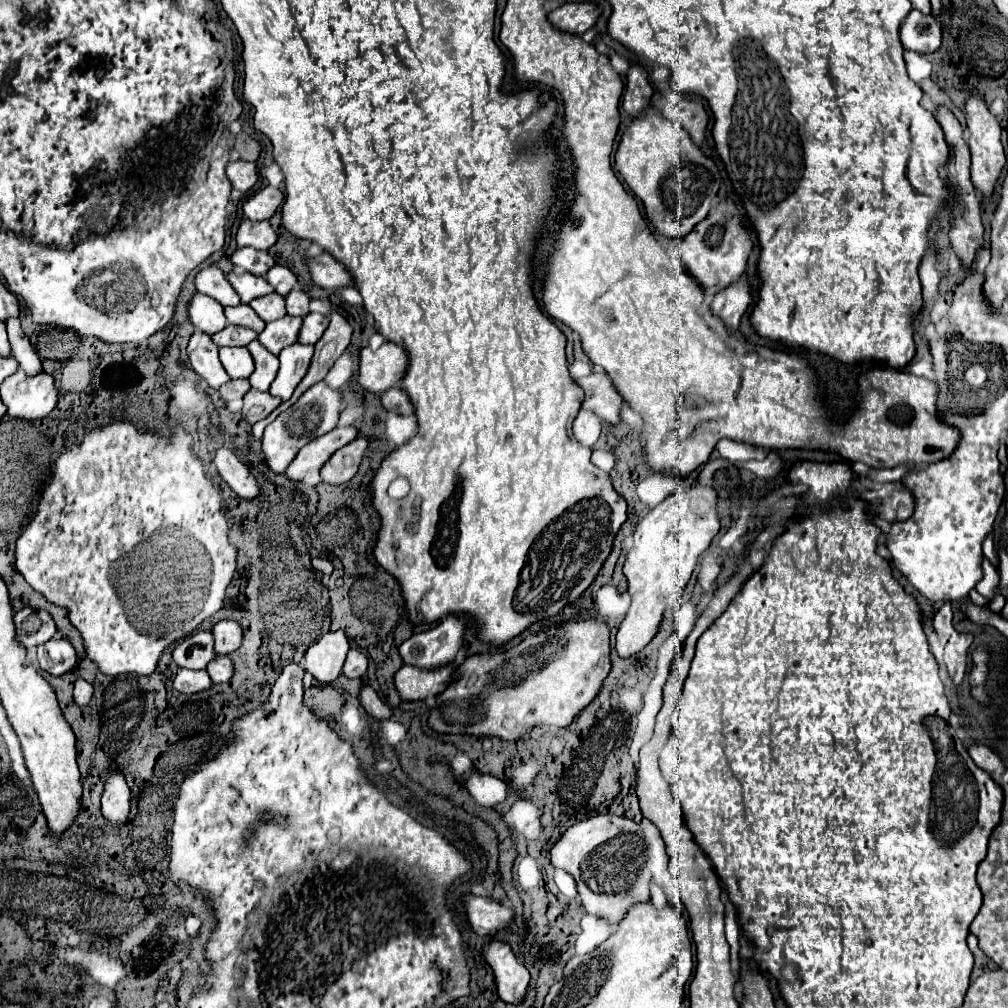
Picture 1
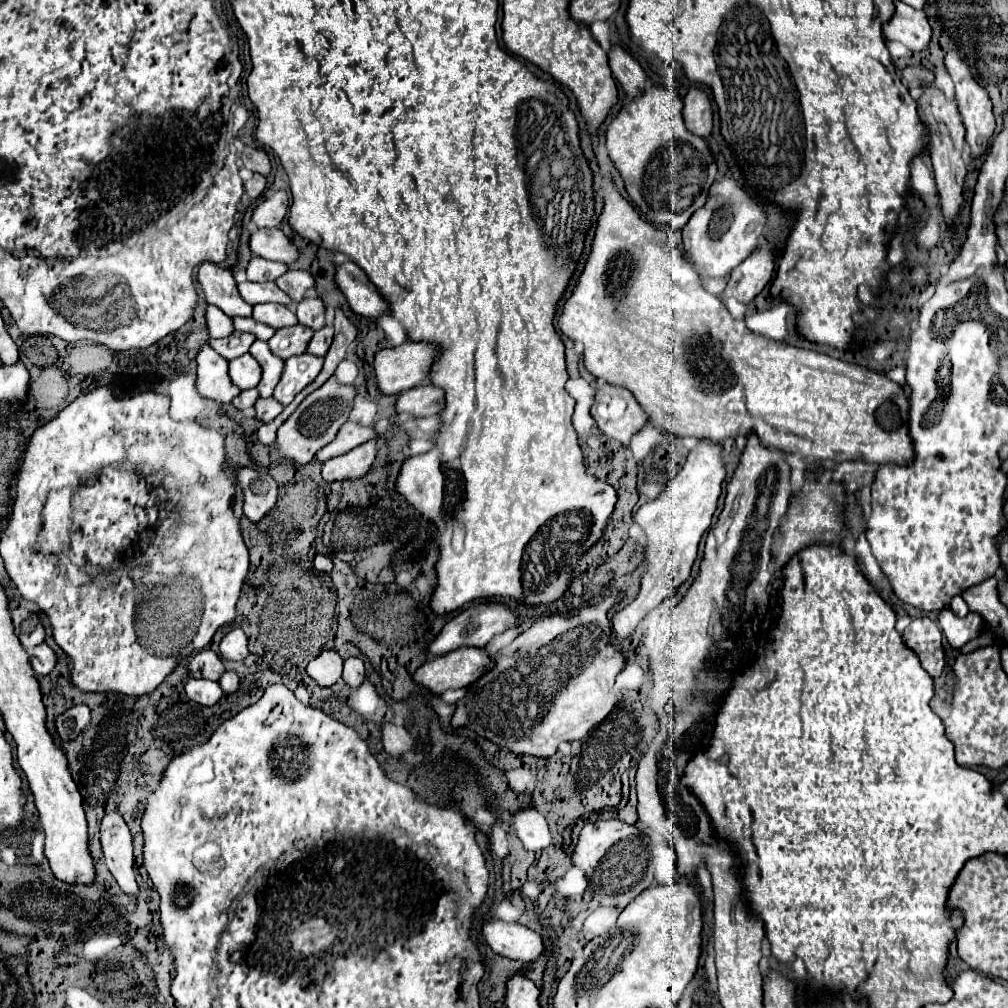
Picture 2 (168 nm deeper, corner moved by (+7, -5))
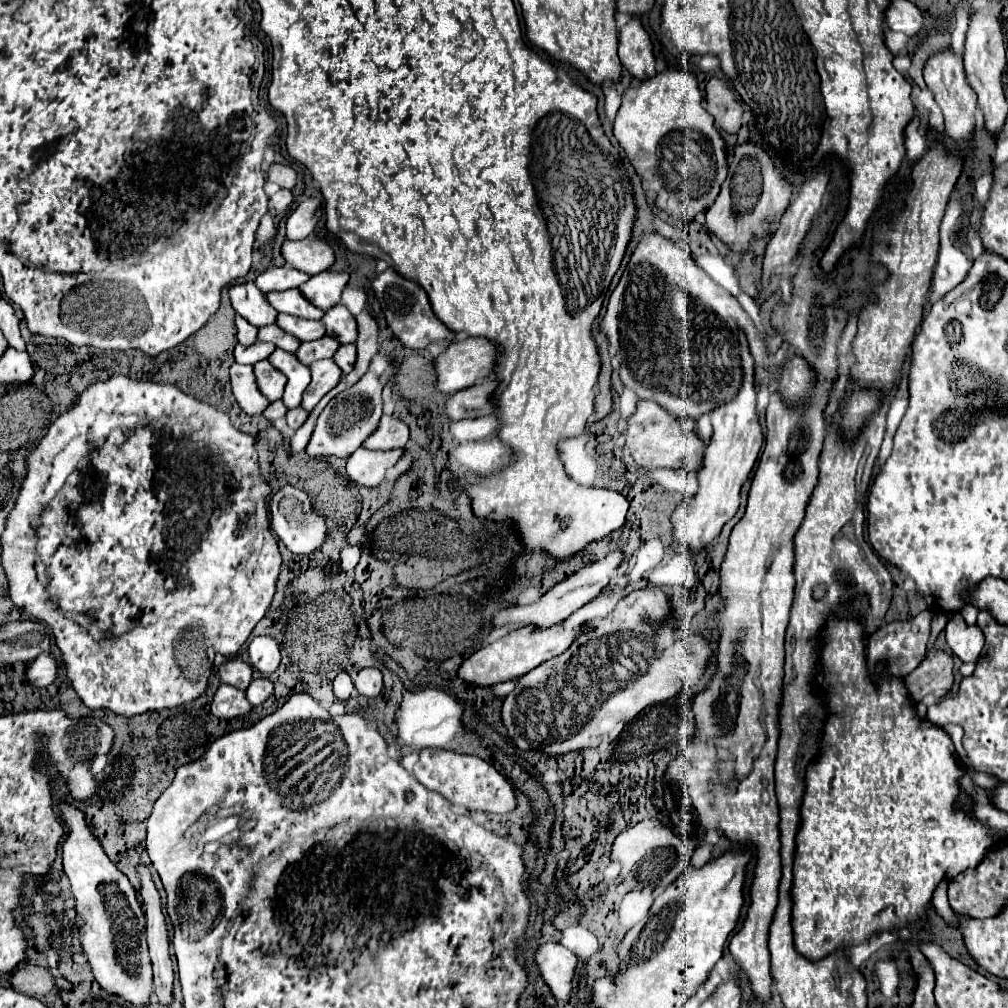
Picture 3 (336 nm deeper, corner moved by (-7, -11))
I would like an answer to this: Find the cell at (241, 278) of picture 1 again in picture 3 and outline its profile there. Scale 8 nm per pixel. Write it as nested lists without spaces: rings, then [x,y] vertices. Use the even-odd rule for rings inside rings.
[[[298,289],[274,291],[274,293],[268,293],[266,299],[278,313],[288,313],[294,317],[304,317],[304,319],[322,319],[324,315],[324,311],[310,305],[308,299]]]

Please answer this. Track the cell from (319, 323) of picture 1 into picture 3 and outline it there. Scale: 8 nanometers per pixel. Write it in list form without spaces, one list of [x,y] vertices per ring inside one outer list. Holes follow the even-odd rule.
[[[342,345],[338,349],[338,353],[334,355],[334,361],[336,365],[342,369],[342,373],[350,373],[354,363],[356,363],[356,345]]]

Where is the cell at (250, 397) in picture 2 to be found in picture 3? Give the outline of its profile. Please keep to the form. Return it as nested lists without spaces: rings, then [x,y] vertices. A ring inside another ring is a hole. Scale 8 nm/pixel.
[[[274,401],[274,403],[268,405],[268,409],[262,415],[270,421],[276,421],[276,419],[282,419],[286,415],[286,411],[288,411],[288,407],[282,401]]]

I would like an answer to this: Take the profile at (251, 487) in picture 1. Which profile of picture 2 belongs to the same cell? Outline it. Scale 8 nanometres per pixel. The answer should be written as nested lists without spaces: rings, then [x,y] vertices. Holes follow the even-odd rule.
[[[250,467],[236,469],[236,481],[244,495],[244,515],[258,523],[274,507],[278,483],[268,473],[260,477],[260,471]]]

